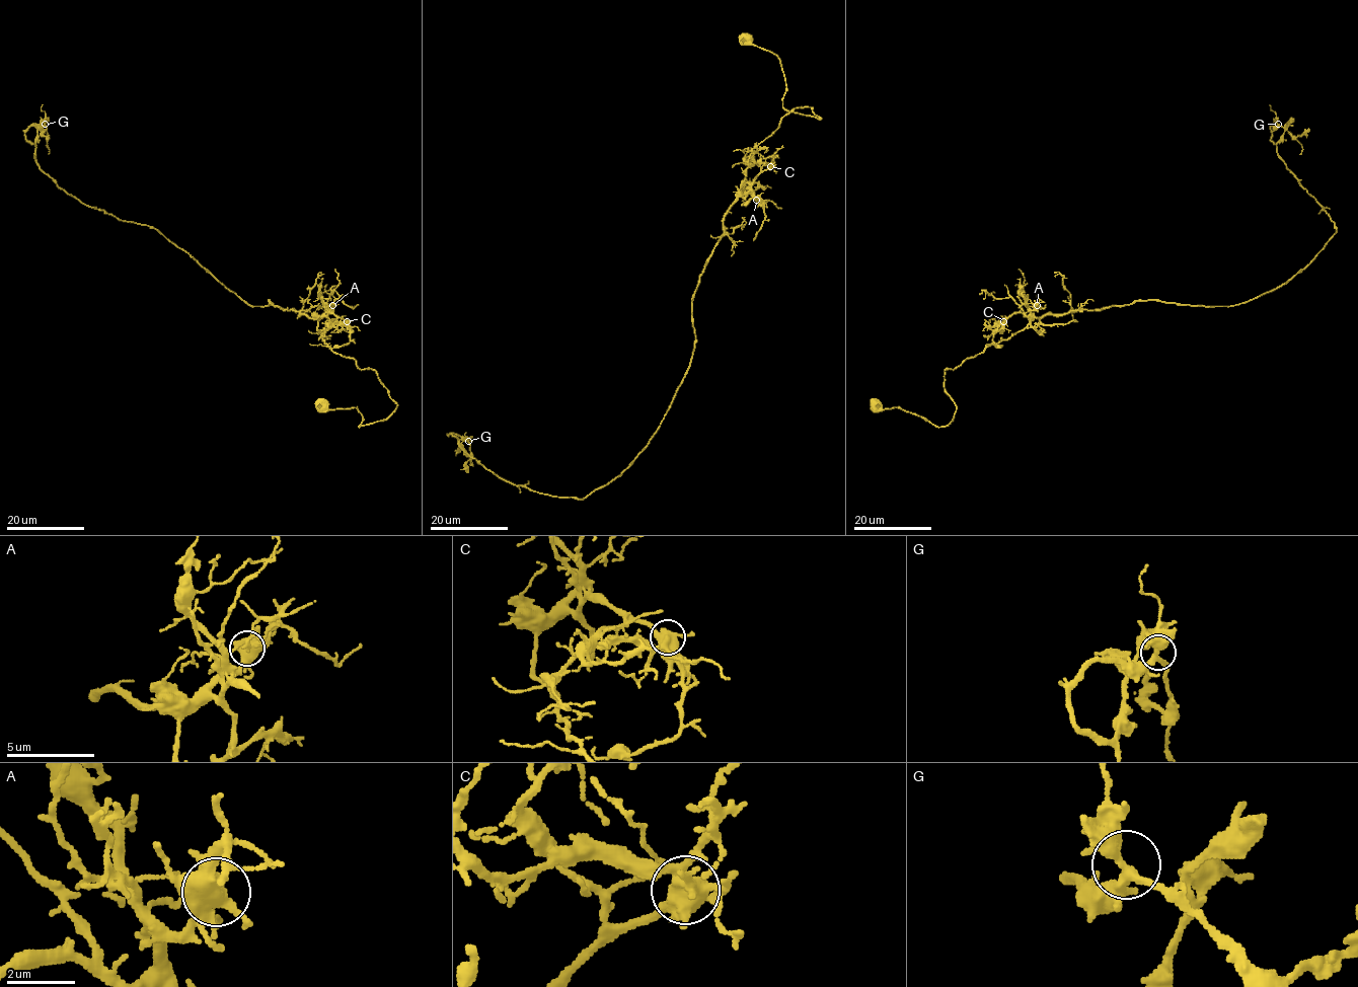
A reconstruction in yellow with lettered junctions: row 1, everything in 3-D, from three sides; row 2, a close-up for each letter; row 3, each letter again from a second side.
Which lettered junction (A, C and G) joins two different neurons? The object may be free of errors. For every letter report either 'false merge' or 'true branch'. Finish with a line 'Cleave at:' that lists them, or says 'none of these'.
A: true branch
C: false merge
G: true branch
Cleave at: C

